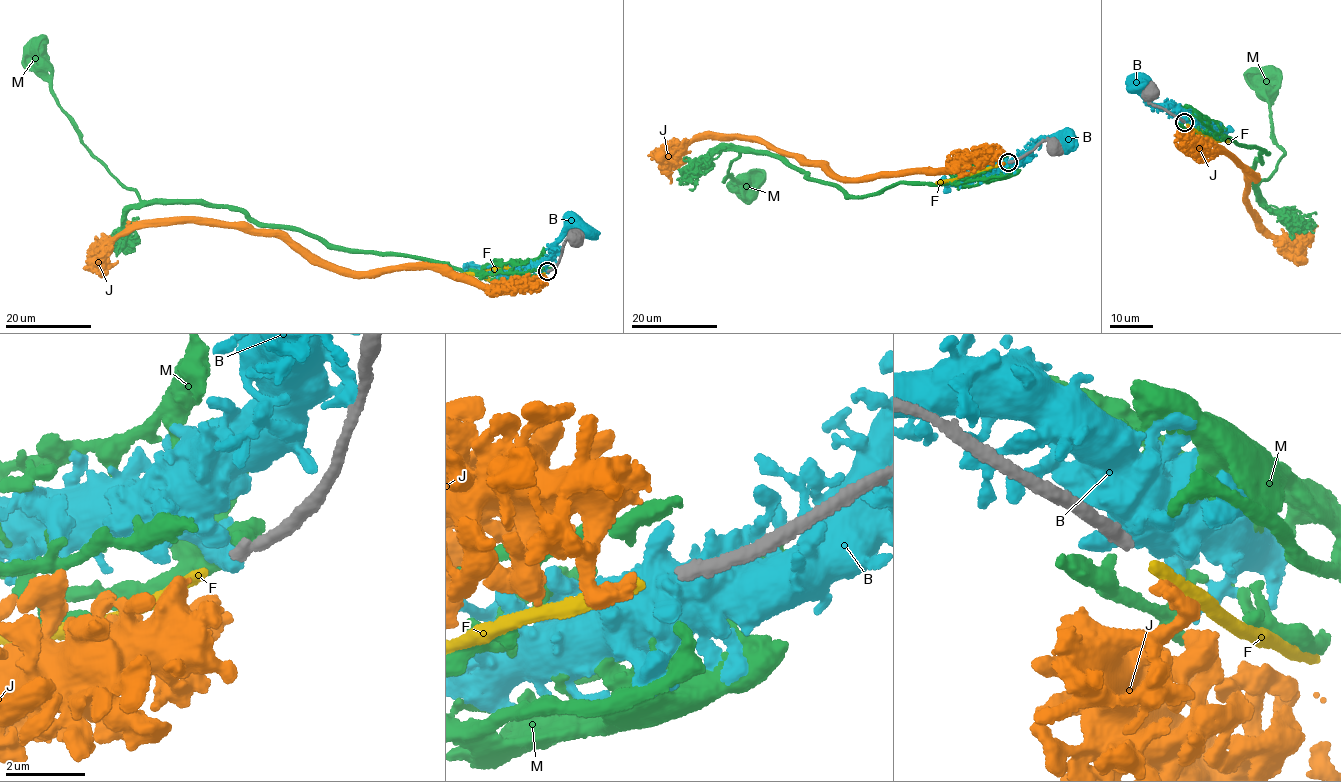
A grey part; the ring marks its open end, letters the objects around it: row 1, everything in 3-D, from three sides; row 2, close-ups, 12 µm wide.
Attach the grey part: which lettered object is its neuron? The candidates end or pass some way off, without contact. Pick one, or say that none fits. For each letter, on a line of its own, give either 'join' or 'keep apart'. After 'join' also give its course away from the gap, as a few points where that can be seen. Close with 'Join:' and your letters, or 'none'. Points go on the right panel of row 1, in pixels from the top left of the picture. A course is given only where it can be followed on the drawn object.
B: keep apart
F: join; it runs (1187, 124), (1219, 141), (1218, 133), (1201, 126)
J: keep apart
M: keep apart
Join: F

